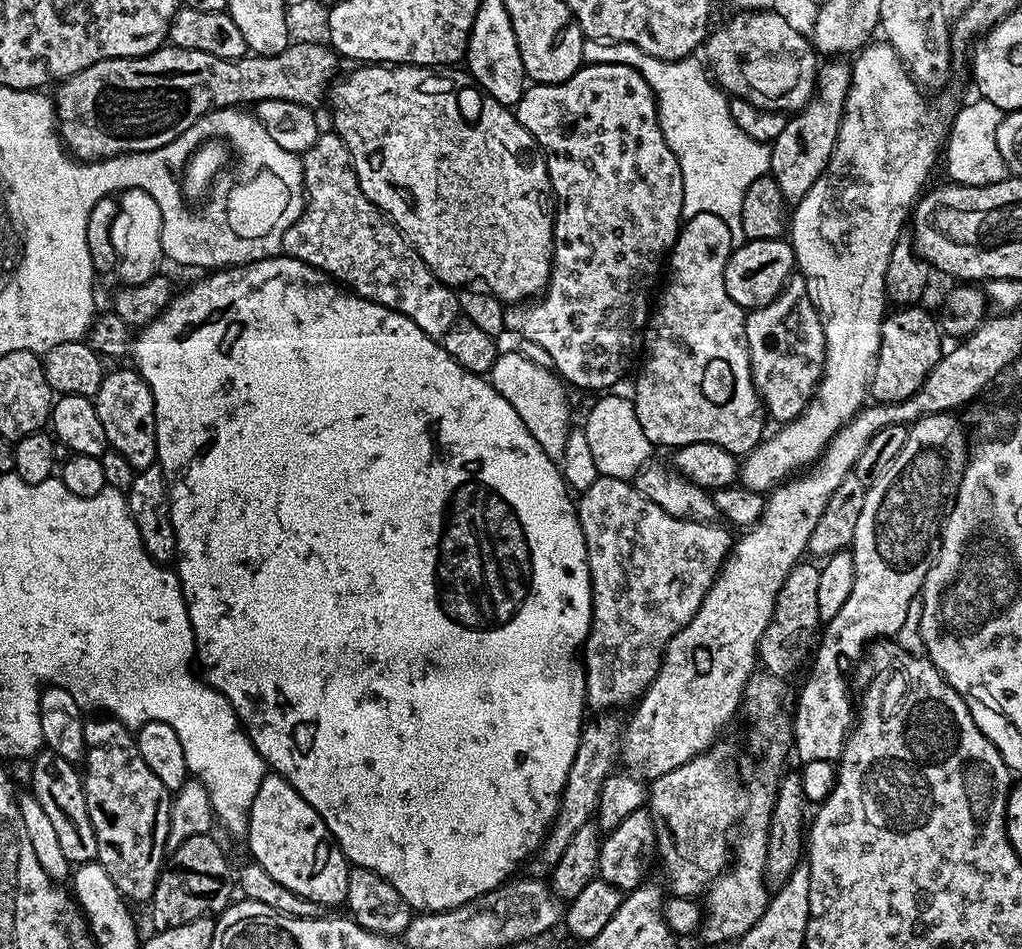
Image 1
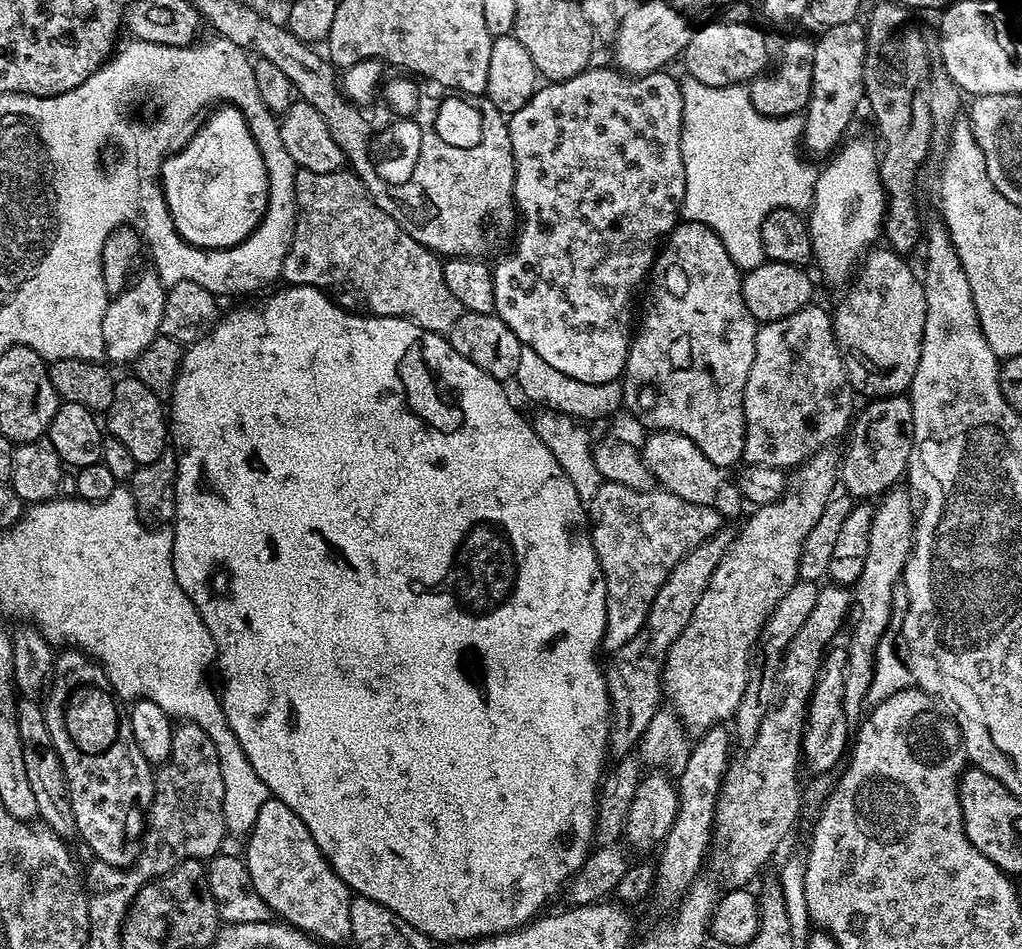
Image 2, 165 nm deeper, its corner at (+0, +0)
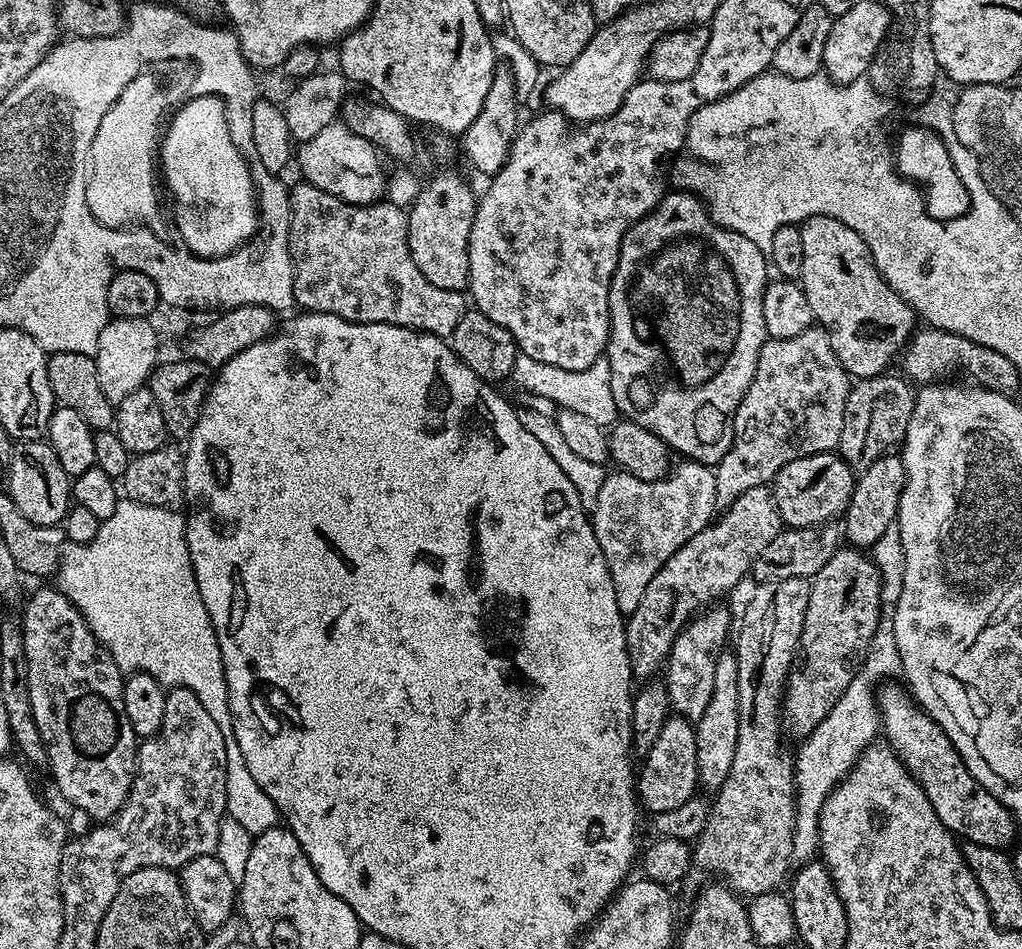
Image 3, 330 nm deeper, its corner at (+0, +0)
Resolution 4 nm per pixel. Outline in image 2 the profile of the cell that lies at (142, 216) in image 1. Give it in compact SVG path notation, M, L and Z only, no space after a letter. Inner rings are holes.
M147 270L128 284L117 296L111 297L104 305L102 318L102 342L105 357L116 364L131 365L160 335L162 310L168 297L166 286L160 281L155 270Z

